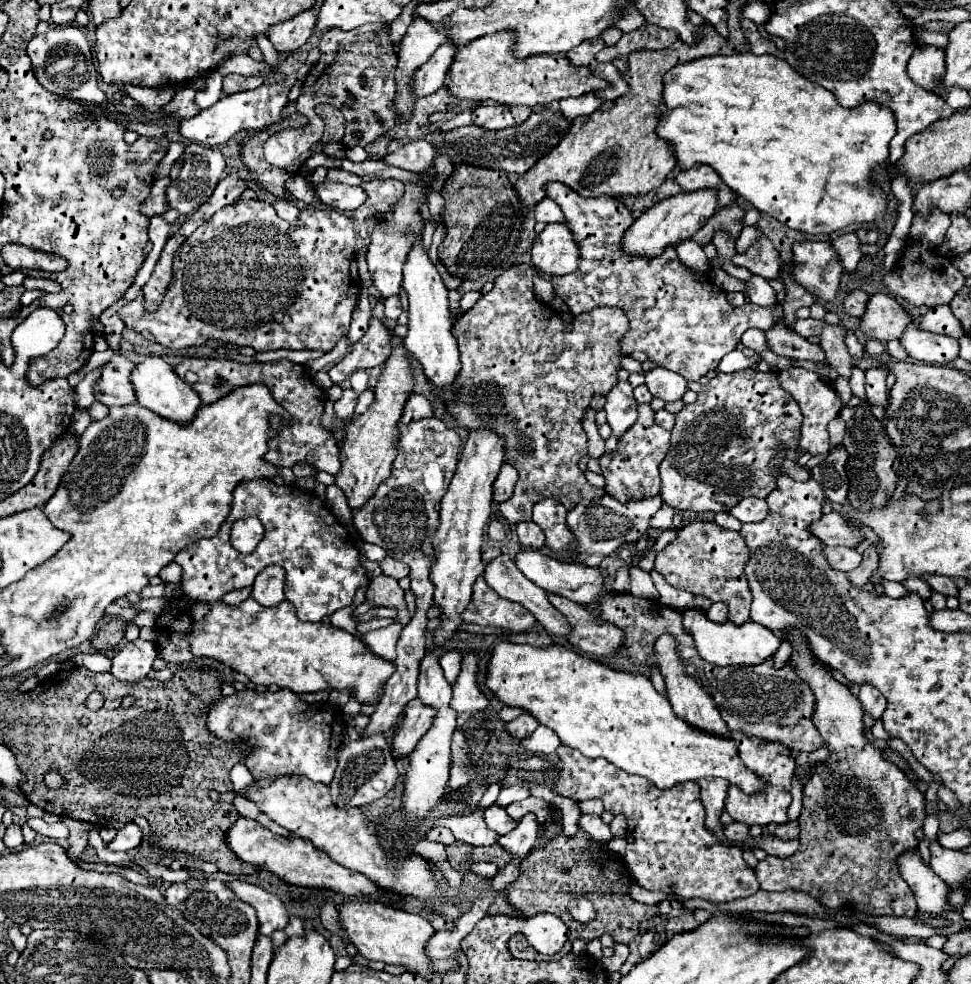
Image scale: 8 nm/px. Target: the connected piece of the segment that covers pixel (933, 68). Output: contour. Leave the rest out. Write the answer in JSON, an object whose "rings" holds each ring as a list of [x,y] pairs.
{"rings":[[[917,47],[907,63],[907,73],[913,79],[913,83],[939,93],[941,75],[945,75],[945,51],[937,47]]]}

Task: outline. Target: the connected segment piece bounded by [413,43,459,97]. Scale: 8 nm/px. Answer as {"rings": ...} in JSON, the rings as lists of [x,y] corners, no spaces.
{"rings":[[[443,43],[433,57],[421,67],[421,71],[415,73],[415,95],[423,97],[429,93],[435,93],[443,83],[445,75],[449,73],[449,63],[453,63],[453,55],[457,55],[459,47],[453,47],[453,43]]]}

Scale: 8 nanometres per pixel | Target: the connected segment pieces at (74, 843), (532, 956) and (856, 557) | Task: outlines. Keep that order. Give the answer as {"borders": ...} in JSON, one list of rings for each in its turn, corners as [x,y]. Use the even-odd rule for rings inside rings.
{"borders":[[[[69,817],[63,819],[63,823],[69,829],[69,849],[67,849],[67,855],[69,855],[69,859],[79,861],[81,851],[87,847],[87,831],[93,825],[83,823],[83,821],[77,821],[77,819],[69,819]]],[[[517,933],[515,937],[509,939],[509,951],[511,951],[511,955],[517,957],[517,959],[529,959],[529,961],[551,961],[551,959],[555,959],[555,957],[537,953],[537,951],[527,943],[527,939],[525,939],[523,933]]],[[[825,547],[825,557],[833,569],[839,571],[853,571],[861,563],[861,555],[857,549],[849,547]]]]}

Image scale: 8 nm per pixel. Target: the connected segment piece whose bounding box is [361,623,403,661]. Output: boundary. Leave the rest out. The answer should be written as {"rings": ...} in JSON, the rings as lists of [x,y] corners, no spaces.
{"rings":[[[395,623],[395,625],[389,625],[389,627],[383,627],[383,629],[377,629],[377,631],[369,631],[369,633],[363,633],[361,639],[365,641],[365,645],[379,657],[383,659],[395,659],[395,643],[399,639],[403,631],[403,625],[401,623]]]}

